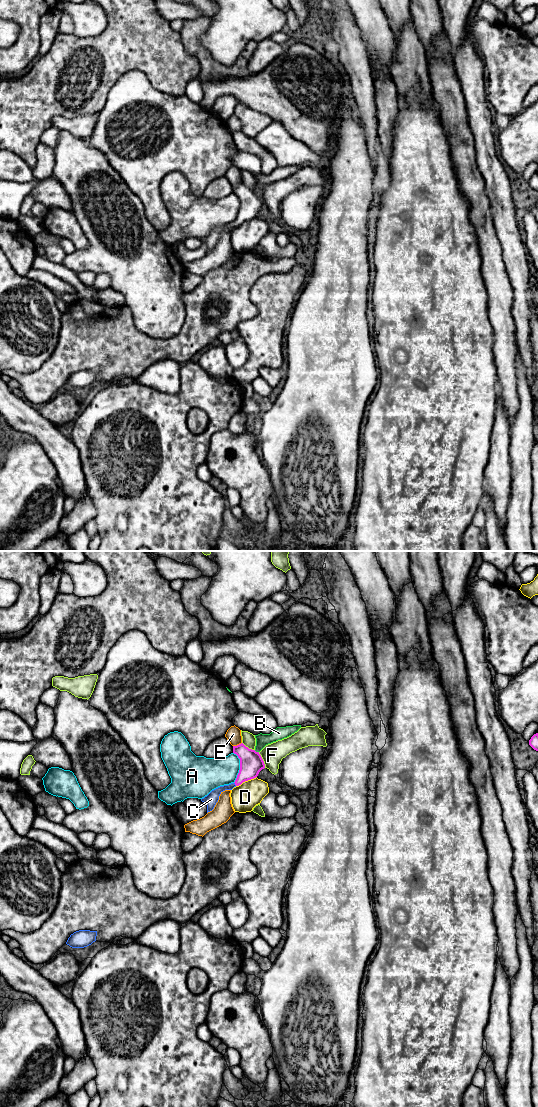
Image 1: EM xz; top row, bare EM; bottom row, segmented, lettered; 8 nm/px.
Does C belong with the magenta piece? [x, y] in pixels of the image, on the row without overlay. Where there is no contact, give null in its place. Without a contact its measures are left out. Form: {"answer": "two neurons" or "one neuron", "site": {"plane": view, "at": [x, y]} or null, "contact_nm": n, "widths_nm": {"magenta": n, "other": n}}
{"answer": "one neuron", "site": {"plane": "xz", "at": [235, 224]}, "contact_nm": 40, "widths_nm": {"magenta": 190, "other": 100}}

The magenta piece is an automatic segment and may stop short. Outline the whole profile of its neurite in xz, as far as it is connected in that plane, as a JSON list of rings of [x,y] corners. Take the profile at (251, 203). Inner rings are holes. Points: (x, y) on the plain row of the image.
[[[243,183],[233,186],[233,193],[240,199],[240,210],[237,218],[234,223],[220,226],[201,239],[207,245],[207,253],[214,249],[223,231],[232,230],[243,222],[256,218],[259,212],[265,208],[264,201],[259,192],[249,189]]]

